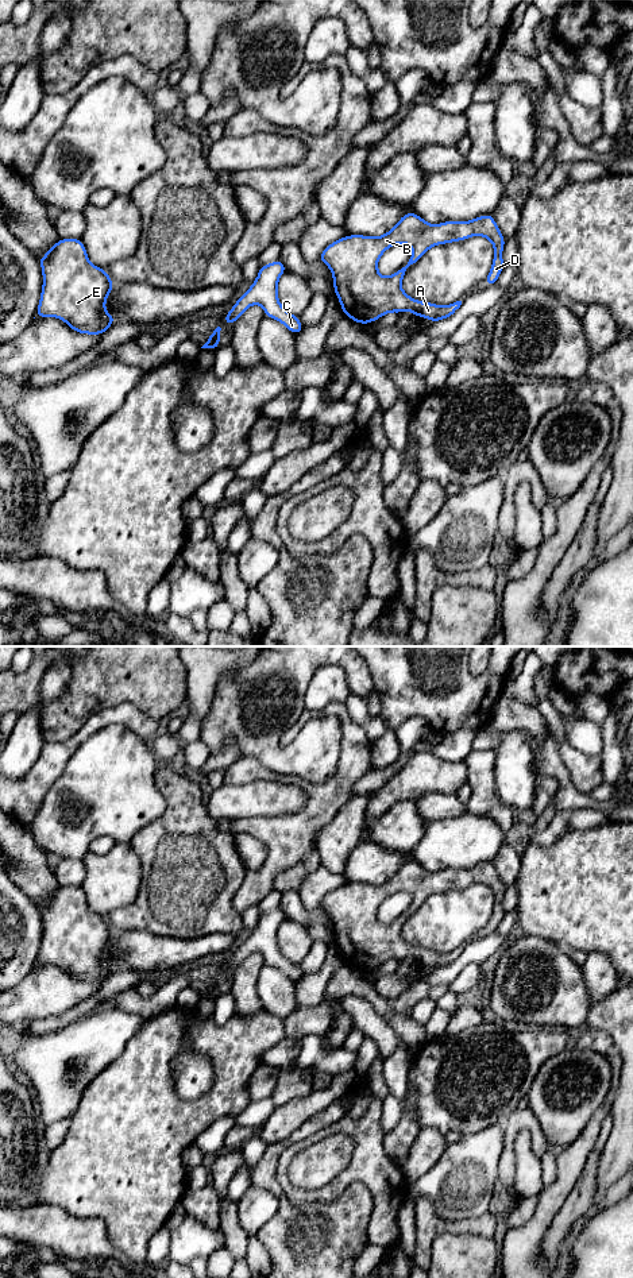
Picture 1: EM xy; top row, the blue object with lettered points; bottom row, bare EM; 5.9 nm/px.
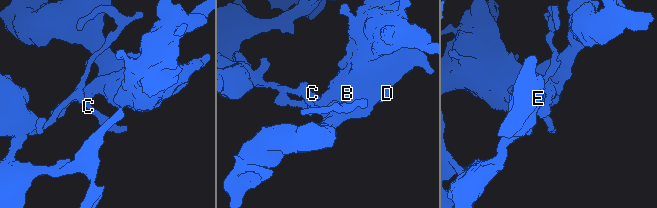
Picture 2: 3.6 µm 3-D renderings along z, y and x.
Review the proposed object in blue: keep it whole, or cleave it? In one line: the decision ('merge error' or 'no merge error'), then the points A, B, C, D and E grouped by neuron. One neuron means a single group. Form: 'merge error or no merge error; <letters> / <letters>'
merge error; A B D / C E

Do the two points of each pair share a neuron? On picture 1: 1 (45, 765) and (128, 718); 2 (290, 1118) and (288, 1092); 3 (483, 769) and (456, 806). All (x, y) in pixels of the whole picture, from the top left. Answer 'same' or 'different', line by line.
1: same
2: different
3: different

